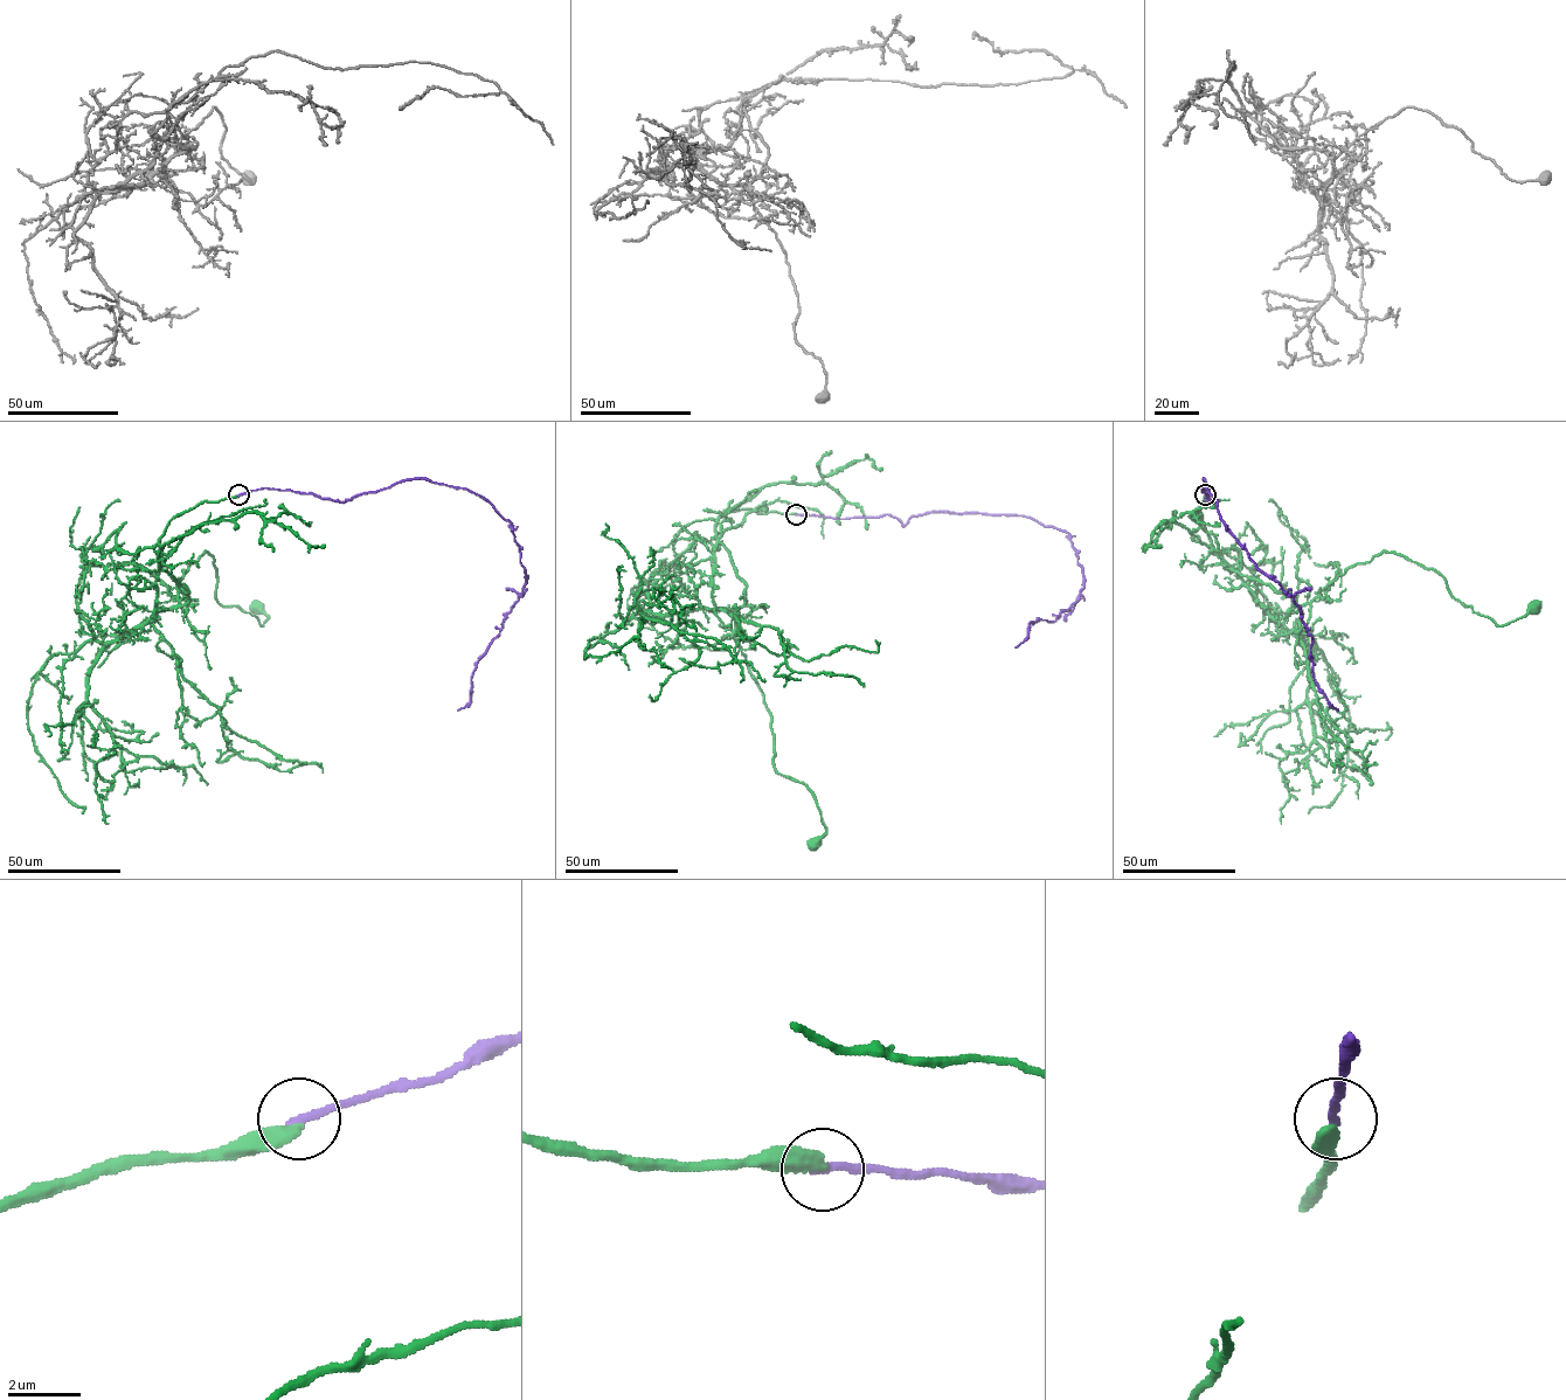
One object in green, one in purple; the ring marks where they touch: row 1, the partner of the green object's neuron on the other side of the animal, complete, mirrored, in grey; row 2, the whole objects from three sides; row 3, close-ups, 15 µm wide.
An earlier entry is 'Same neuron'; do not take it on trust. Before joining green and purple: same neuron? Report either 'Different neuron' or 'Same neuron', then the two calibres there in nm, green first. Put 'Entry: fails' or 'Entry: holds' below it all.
Different neuron. Thickness 440 nm (green) against 240 nm
Entry: fails

